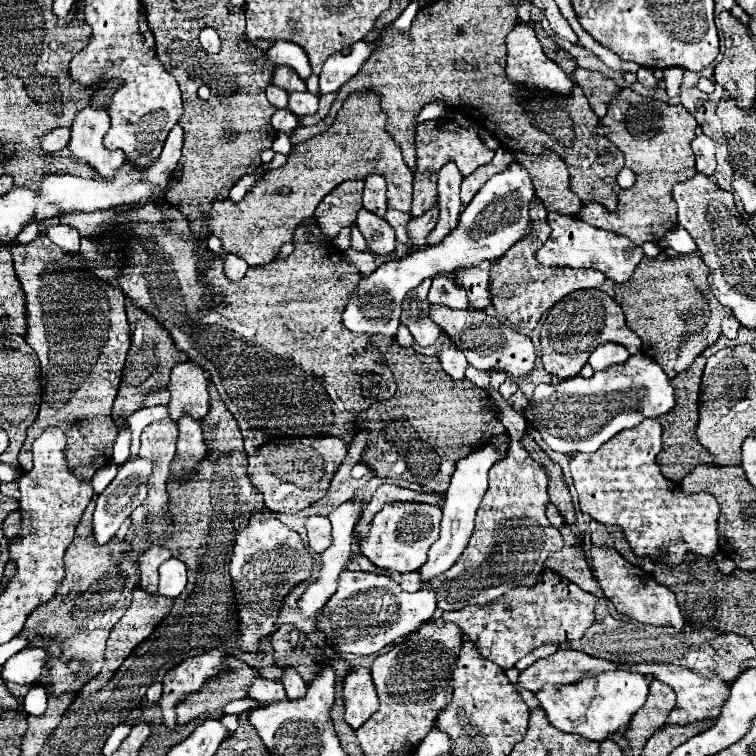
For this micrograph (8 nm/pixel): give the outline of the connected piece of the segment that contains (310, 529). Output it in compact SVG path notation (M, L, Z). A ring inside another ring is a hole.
M309 516L307 518L307 536L311 548L321 554L331 546L331 522L325 516Z

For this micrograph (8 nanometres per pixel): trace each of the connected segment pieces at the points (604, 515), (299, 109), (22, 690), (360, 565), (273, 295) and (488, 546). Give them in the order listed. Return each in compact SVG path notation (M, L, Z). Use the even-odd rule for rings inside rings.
M645 420L645 422L641 422L641 424L635 426L635 428L621 430L621 434L615 434L609 442L605 442L605 446L601 446L599 450L595 450L595 452L591 452L591 454L575 454L573 460L571 460L571 464L569 464L569 468L571 468L571 476L573 476L573 482L575 482L575 490L577 490L577 496L579 496L579 508L581 508L583 514L589 514L589 516L591 516L593 520L597 520L599 524L617 524L617 526L621 526L621 528L625 530L627 540L629 540L631 548L633 548L633 552L635 552L637 556L651 556L653 560L657 560L657 552L663 550L663 552L667 554L667 560L665 560L665 562L669 562L669 564L681 564L683 560L691 562L691 560L697 558L697 556L709 556L709 558L711 558L711 556L717 552L717 516L719 516L717 500L715 500L711 494L707 494L707 492L685 494L685 492L679 488L679 484L669 482L667 478L663 478L663 474L659 472L659 466L657 466L657 462L655 462L655 456L657 456L659 452L661 452L661 424L659 424L659 420Z
M311 92L291 94L289 96L289 110L295 116L313 116L313 114L317 114L317 96L313 96Z
M5 682L5 686L7 686L7 690L11 690L11 694L13 694L13 696L17 698L17 702L19 702L17 712L19 712L19 714L25 714L25 712L23 712L23 698L25 698L25 694L29 692L29 686L13 684L13 682Z
M351 552L349 564L351 564L351 568L355 568L355 570L373 572L373 574L387 574L387 572L385 572L385 570L381 570L379 566L373 566L373 562L369 562L369 558L365 558L365 556L363 556L363 554L359 554L359 552Z
M121 208L63 214L61 224L69 224L77 228L81 236L89 238L113 232L115 228L125 234L129 258L127 268L119 278L121 290L133 300L133 304L137 304L137 308L145 310L149 316L161 322L165 330L169 330L177 350L185 352L191 362L199 364L211 374L221 400L239 424L247 454L251 454L259 444L271 438L293 436L293 410L301 406L301 390L309 390L309 382L321 382L321 390L325 390L329 398L345 402L349 410L365 410L373 402L387 400L395 394L397 388L393 374L385 366L385 362L379 360L379 352L369 346L369 334L349 332L341 322L341 312L347 304L347 296L355 290L361 278L359 270L353 264L345 264L339 260L341 250L333 248L335 244L315 246L303 240L307 230L319 230L315 218L309 218L295 230L295 250L287 258L273 260L267 266L249 267L240 282L229 282L223 274L221 258L215 254L209 256L211 264L201 274L199 266L201 258L205 256L205 250L201 250L201 246L205 244L205 240L191 234L189 222L181 214L177 214L177 210L169 210L169 218L173 220L171 230L121 220L117 218L119 210ZM199 304L205 304L207 308L199 310Z
M467 366L465 378L489 392L489 406L497 412L503 422L511 442L507 458L497 462L489 470L489 490L485 492L475 518L475 530L457 562L433 578L431 584L437 592L437 604L441 610L461 610L467 604L489 604L503 596L515 586L533 586L543 570L547 556L553 550L563 548L563 538L555 526L545 516L549 506L547 494L547 474L529 456L520 444L521 436L527 431L527 422L499 390L491 388L491 374Z

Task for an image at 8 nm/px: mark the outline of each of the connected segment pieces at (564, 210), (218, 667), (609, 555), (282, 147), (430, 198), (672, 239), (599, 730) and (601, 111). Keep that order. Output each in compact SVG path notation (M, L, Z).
M523 150L513 152L515 160L529 172L535 186L535 196L545 204L549 212L575 216L581 208L577 194L569 186L569 170L565 160L555 152L545 150L541 156L525 154Z
M221 648L221 650L213 650L195 658L187 658L185 662L167 670L163 678L163 694L159 700L159 706L163 710L163 724L167 728L173 730L177 726L177 716L173 708L181 700L181 696L187 696L199 690L205 680L221 672L225 668L223 666L225 656L227 652Z
M591 546L589 550L589 564L593 570L593 576L599 584L599 588L605 592L605 596L615 604L617 612L623 616L629 616L643 624L653 626L675 626L677 630L683 630L685 618L677 606L675 594L667 588L657 584L649 572L641 570L639 566L633 566L625 562L625 558L619 552L613 552L609 546Z
M277 133L277 136L275 136L275 140L273 141L273 152L289 154L292 150L292 146L290 137L287 134Z
M437 118L437 120L427 120L417 126L415 132L415 148L417 148L417 166L413 174L413 206L411 206L411 216L421 216L427 212L435 202L437 202L437 172L447 160L453 160L463 176L469 176L475 168L487 164L493 160L495 152L489 150L479 134L477 128L461 128L455 120L451 118Z
M677 226L675 230L669 230L661 240L659 244L663 248L673 248L675 252L681 252L681 254L691 254L691 252L697 252L697 246L693 242L693 238L689 236L689 232L681 226Z
M617 668L607 674L585 676L581 682L575 684L545 686L537 692L541 708L547 714L547 720L557 730L573 732L595 742L603 742L603 738L607 738L607 732L627 726L633 714L645 704L647 696L649 696L649 680L643 674L627 672L623 668Z
M577 68L571 74L571 78L573 78L573 82L577 86L581 86L583 94L587 96L587 100L589 100L589 104L593 108L593 112L597 116L605 116L607 104L619 92L617 84L611 78L607 78L607 76L599 74L599 72L591 72L591 70L583 70L583 68Z

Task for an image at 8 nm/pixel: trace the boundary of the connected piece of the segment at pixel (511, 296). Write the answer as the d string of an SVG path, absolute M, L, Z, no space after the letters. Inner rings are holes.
M501 258L491 266L491 300L499 316L509 320L517 328L533 330L541 316L551 310L563 296L581 290L581 288L599 288L605 282L605 276L601 270L573 270L569 266L549 268L535 262L523 262L523 264L501 264Z

